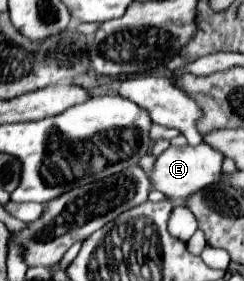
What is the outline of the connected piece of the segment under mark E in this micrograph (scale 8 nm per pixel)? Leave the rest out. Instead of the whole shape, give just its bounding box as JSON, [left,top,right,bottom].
[149,142,225,202]

